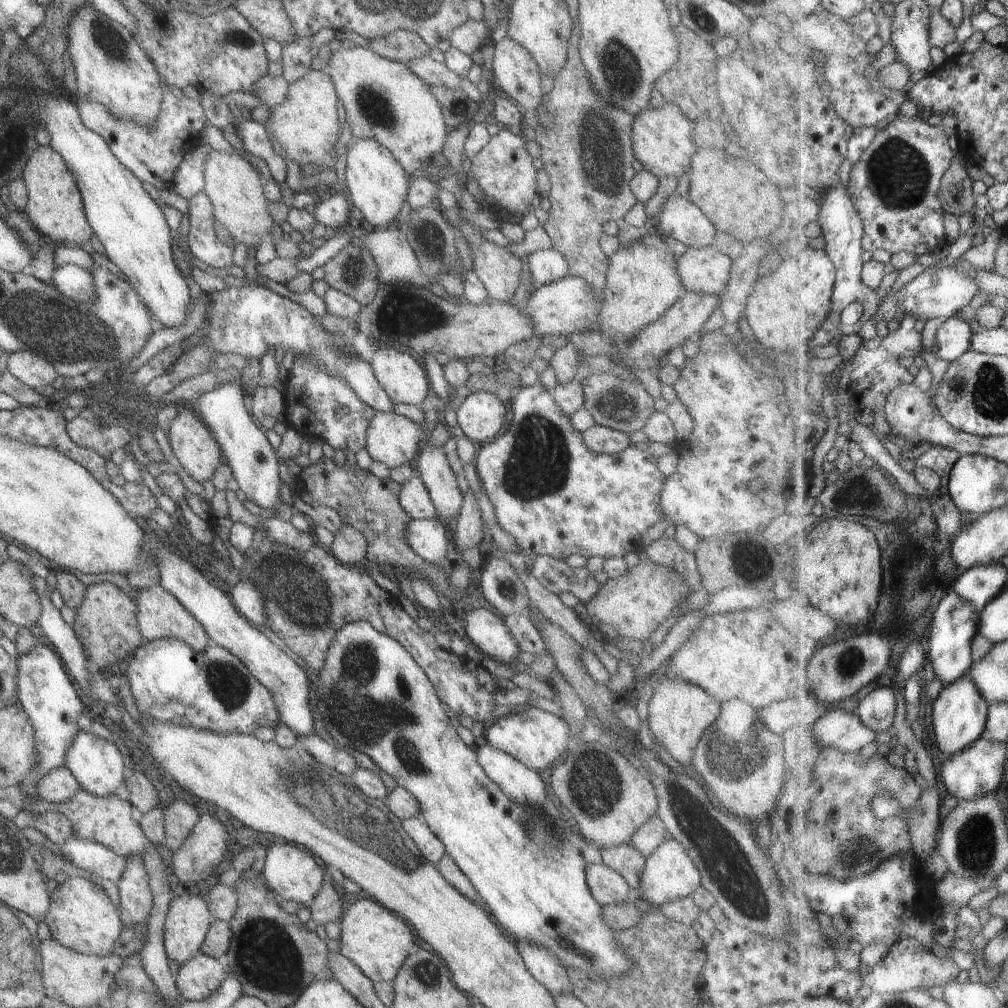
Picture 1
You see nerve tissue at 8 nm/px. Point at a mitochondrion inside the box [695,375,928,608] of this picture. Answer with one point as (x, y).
(864, 496)

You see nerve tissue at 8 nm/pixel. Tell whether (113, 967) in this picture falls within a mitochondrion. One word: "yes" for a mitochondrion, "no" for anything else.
no

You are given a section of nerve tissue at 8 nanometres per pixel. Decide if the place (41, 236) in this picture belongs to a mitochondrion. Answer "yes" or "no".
no

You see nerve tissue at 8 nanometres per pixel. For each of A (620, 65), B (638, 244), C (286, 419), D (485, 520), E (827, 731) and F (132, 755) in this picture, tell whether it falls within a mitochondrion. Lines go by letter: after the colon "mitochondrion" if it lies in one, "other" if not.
A: mitochondrion
B: other
C: other
D: other
E: other
F: other

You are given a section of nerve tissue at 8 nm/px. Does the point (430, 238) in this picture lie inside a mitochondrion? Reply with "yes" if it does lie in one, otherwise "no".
yes

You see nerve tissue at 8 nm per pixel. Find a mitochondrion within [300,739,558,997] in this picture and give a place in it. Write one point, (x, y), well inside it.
(426, 973)

